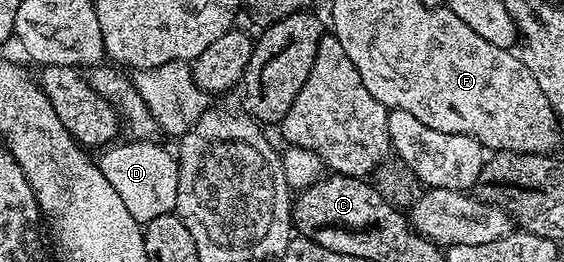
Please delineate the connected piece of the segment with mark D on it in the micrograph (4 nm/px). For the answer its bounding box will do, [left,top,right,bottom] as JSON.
[97,140,178,225]

